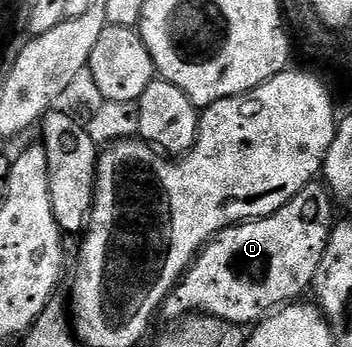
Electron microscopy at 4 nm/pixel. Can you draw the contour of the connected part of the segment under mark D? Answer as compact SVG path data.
M313 180L306 188L302 188L302 192L298 192L298 196L294 196L294 200L278 208L278 212L257 218L255 222L240 222L237 226L226 228L207 242L192 261L191 268L176 283L162 307L163 317L171 320L202 313L248 328L263 322L269 314L295 303L299 299L296 297L316 281L318 264L322 264L326 244L332 235L332 206L334 199L327 185Z

